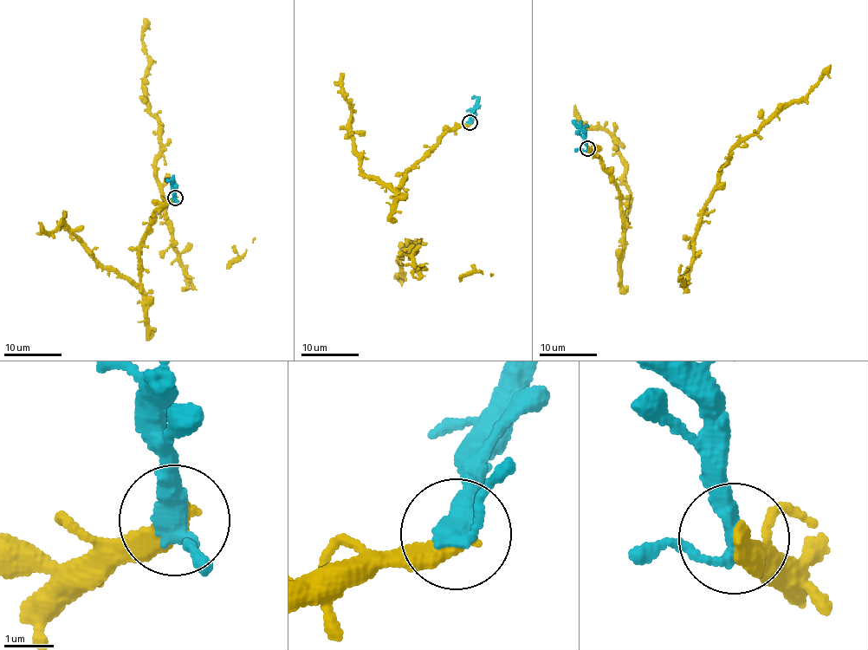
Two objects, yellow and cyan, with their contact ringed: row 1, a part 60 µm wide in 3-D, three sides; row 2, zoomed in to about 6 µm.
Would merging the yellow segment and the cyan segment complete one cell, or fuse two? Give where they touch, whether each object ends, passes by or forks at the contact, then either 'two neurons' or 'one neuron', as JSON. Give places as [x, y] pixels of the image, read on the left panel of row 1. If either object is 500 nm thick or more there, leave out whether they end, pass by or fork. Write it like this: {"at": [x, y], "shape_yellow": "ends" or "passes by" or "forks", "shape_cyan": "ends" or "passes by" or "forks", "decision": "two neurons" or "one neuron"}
{"at": [175, 198], "shape_yellow": "ends", "shape_cyan": "passes by", "decision": "one neuron"}

